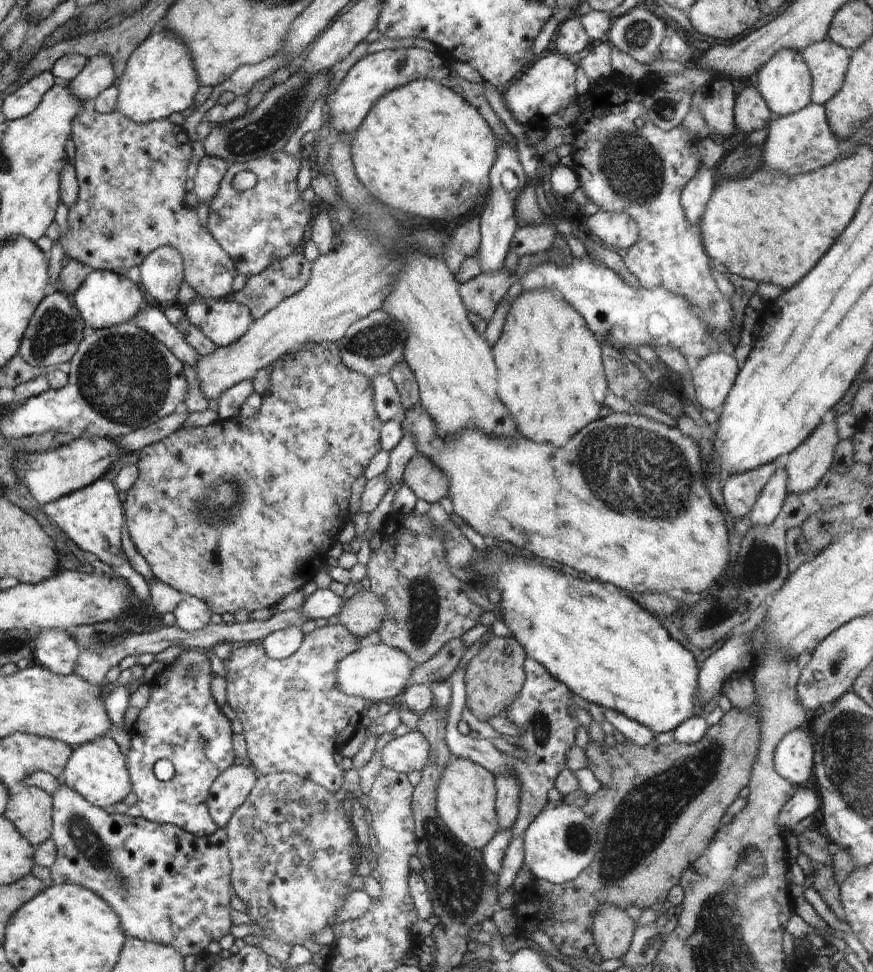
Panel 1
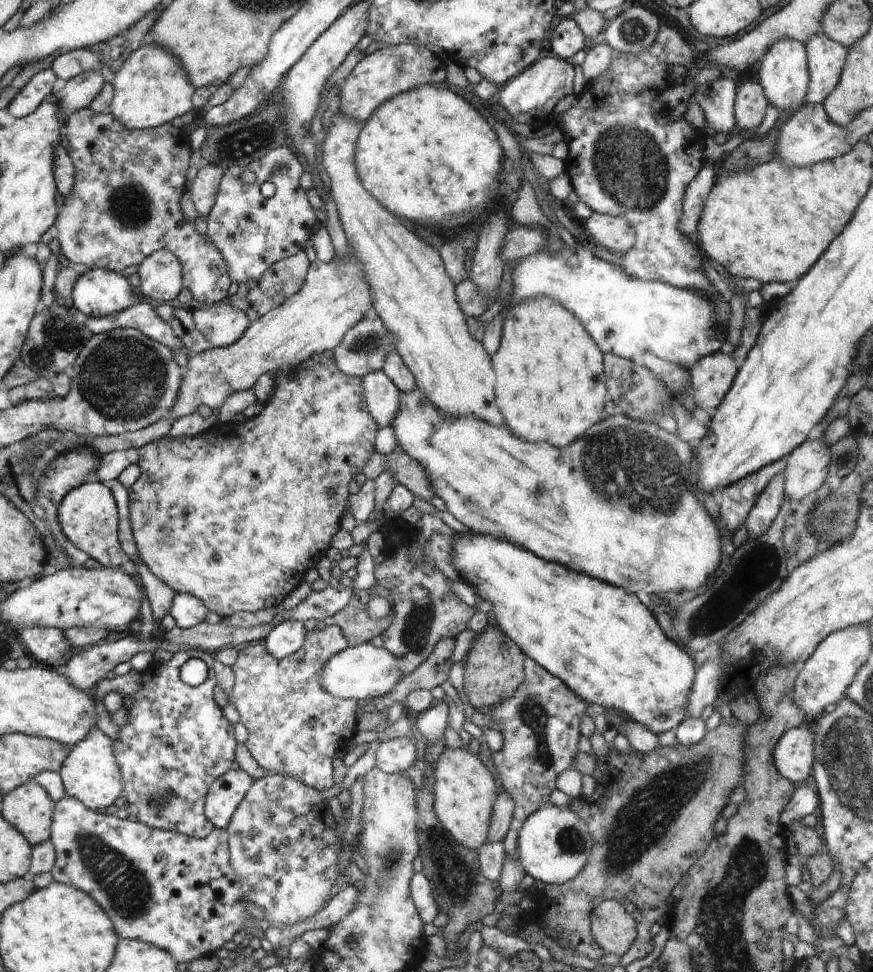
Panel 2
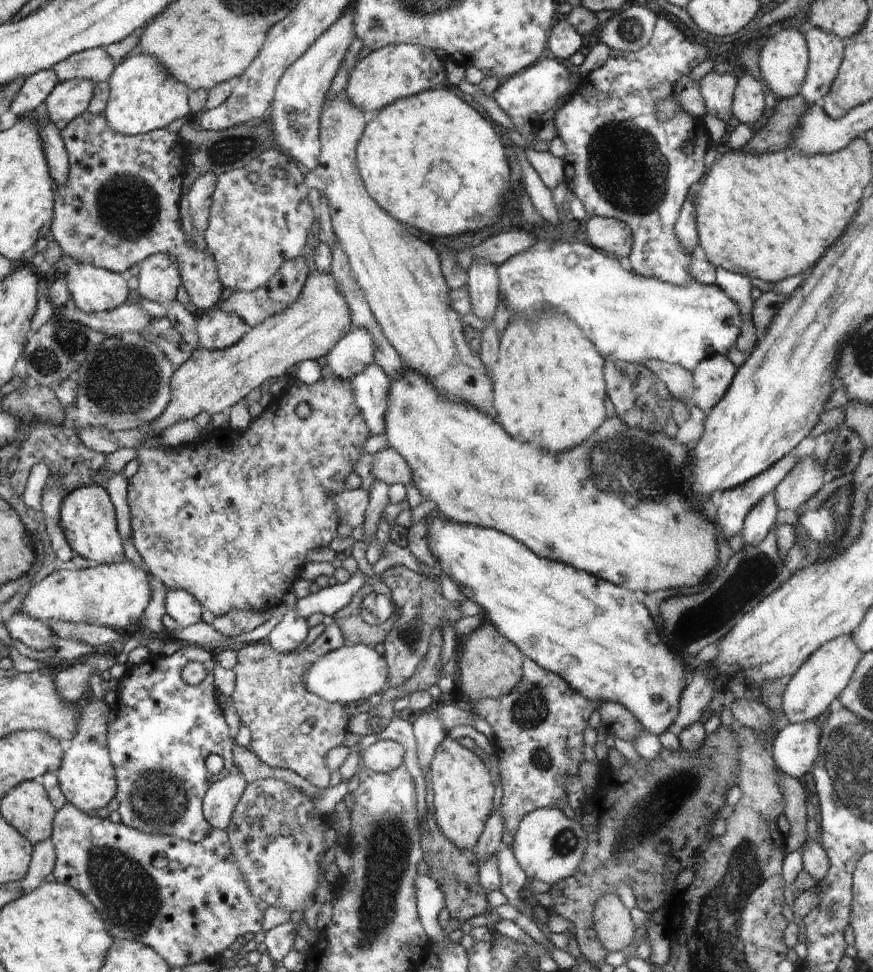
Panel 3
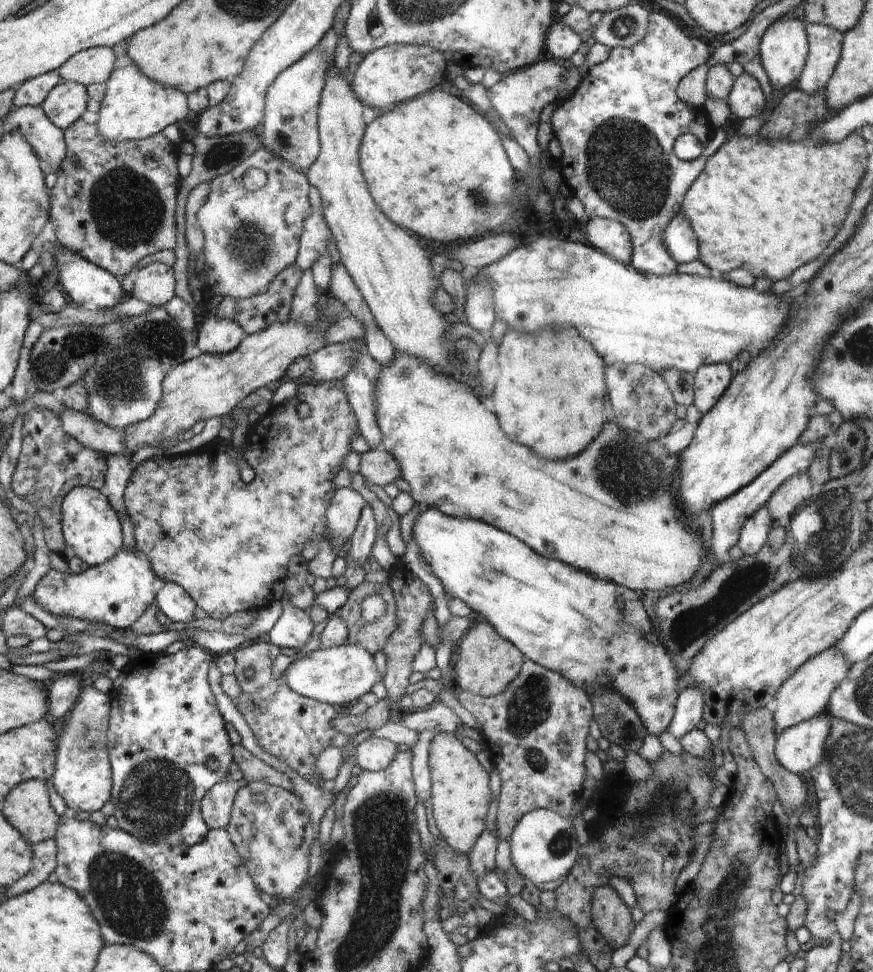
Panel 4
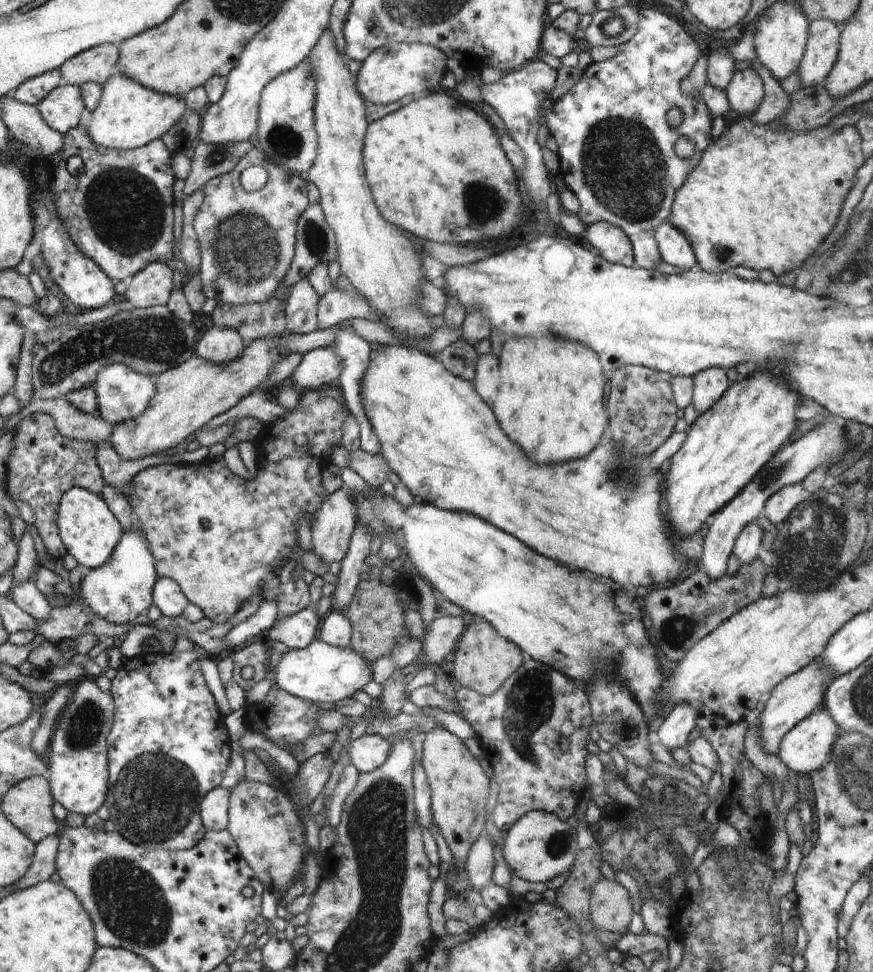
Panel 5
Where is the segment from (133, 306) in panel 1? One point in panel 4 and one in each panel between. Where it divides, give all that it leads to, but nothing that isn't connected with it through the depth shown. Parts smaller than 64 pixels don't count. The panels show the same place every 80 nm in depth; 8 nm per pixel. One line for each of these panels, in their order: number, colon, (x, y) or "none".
2: (97, 293)
3: (92, 289)
4: (85, 284)

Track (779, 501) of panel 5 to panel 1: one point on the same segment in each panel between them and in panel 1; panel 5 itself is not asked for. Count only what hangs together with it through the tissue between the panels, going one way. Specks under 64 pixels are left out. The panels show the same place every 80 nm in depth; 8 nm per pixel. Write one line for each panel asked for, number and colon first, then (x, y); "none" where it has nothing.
1: (806, 465)
2: (807, 465)
3: (807, 478)
4: (795, 490)

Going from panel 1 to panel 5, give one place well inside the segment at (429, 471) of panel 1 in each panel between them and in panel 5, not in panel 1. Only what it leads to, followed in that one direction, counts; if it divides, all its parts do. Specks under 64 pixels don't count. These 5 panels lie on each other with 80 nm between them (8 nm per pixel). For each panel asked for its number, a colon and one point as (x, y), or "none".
2: (410, 473)
3: (388, 466)
4: (378, 467)
5: (373, 470)

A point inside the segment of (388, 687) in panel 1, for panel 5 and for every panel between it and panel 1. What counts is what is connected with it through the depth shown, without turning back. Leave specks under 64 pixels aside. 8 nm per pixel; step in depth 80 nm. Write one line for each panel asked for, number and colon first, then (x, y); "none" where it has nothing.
2: (362, 672)
3: (351, 674)
4: (338, 675)
5: (321, 674)

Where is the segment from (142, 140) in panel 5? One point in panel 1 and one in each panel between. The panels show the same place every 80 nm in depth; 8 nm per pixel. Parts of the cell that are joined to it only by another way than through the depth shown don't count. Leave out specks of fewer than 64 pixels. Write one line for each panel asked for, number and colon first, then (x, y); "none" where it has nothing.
1: (160, 78)
2: (151, 88)
3: (142, 98)
4: (134, 107)

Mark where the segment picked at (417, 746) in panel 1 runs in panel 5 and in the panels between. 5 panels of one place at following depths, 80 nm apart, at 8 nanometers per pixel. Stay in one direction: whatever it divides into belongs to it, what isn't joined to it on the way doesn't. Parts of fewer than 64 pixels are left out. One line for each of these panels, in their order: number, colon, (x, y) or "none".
2: (397, 755)
3: (384, 756)
4: (373, 754)
5: (368, 752)

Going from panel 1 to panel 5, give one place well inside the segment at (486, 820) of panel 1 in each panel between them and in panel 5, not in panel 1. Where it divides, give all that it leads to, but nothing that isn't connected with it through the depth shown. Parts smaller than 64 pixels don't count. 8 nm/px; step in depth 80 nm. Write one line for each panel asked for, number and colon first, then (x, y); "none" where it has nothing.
2: (464, 790)
3: (463, 793)
4: (460, 794)
5: (459, 788)

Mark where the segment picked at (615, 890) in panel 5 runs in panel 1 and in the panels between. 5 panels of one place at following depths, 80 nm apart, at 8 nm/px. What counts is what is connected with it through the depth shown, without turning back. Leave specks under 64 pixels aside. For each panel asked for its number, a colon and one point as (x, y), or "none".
1: (613, 930)
2: (614, 929)
3: (613, 925)
4: (612, 919)

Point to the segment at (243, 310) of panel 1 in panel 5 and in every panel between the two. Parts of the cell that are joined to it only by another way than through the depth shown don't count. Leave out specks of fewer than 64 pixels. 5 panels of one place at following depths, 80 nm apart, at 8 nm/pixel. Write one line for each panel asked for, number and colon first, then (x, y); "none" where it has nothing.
2: (221, 324)
3: (217, 330)
4: (217, 336)
5: (218, 345)

